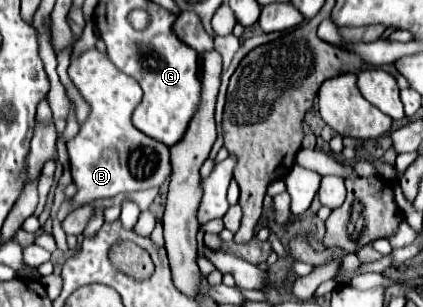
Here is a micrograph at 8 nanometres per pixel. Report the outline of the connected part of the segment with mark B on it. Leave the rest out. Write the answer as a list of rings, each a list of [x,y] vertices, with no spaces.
[[[96,48],[84,52],[80,58],[72,58],[72,64],[68,68],[68,76],[78,88],[80,96],[90,104],[90,114],[80,126],[80,132],[68,140],[68,154],[70,154],[70,170],[72,180],[78,188],[76,196],[72,198],[72,210],[80,208],[82,204],[100,200],[100,198],[112,198],[116,194],[130,194],[138,190],[148,188],[160,188],[168,176],[170,176],[170,160],[168,160],[168,148],[148,136],[144,136],[140,130],[132,124],[132,112],[136,104],[142,100],[142,88],[132,80],[128,74],[120,72],[108,58],[106,52],[98,52]]]

